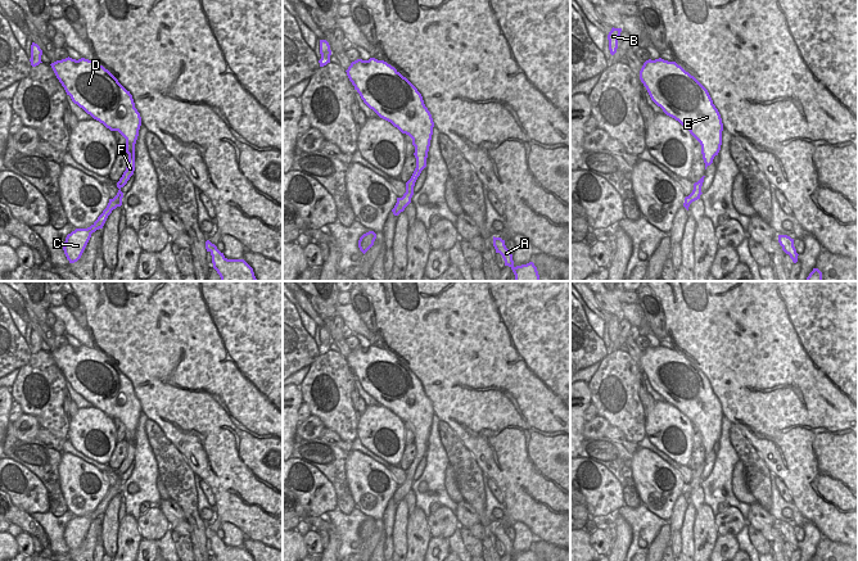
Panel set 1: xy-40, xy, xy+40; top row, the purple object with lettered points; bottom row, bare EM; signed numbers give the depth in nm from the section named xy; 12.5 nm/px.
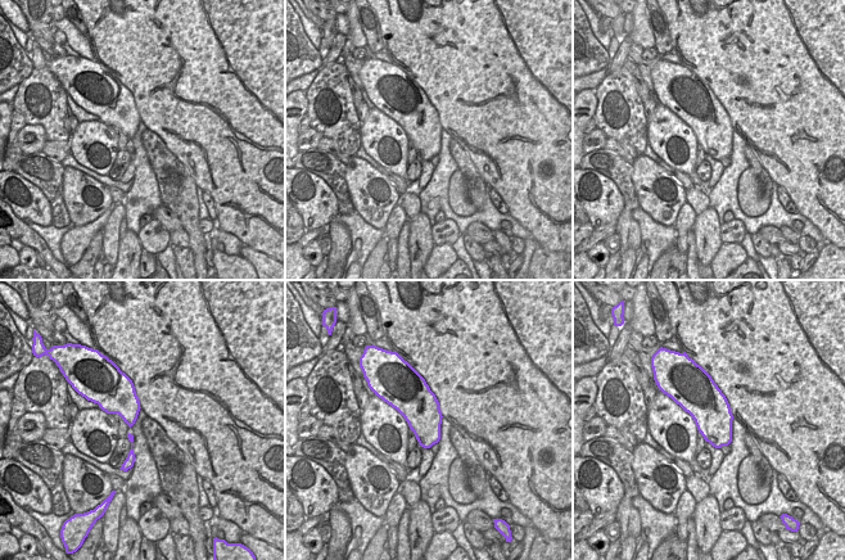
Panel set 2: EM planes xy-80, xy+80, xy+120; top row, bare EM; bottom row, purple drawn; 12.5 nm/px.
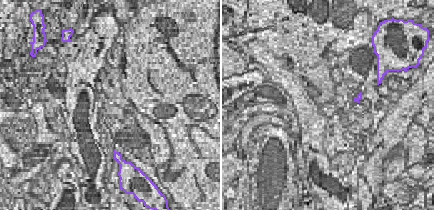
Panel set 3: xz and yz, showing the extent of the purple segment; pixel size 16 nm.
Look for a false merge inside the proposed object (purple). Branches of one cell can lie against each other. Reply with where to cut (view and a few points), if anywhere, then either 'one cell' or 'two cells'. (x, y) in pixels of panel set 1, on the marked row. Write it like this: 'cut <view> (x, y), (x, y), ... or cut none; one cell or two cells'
cut none; one cell

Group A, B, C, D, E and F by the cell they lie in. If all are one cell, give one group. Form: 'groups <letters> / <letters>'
groups A B C D E F

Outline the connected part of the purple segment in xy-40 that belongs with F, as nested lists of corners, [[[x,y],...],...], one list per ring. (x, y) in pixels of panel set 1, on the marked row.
[[[68,56],[50,65],[74,104],[107,128],[118,131],[126,139],[126,153],[128,154],[126,171],[117,182],[119,189],[117,195],[109,199],[107,208],[90,227],[76,229],[66,237],[64,254],[69,263],[74,263],[81,258],[91,234],[103,229],[112,211],[122,205],[123,193],[121,189],[135,171],[135,144],[141,126],[141,117],[135,108],[130,91],[95,60],[85,58],[76,60]]]

